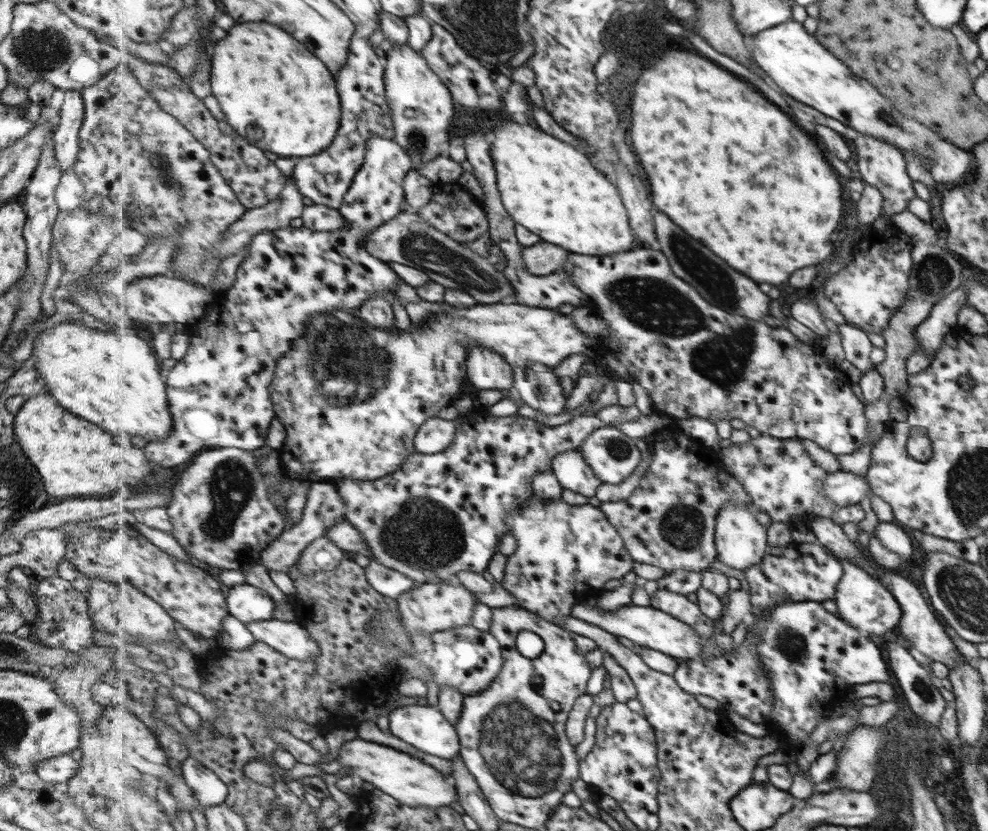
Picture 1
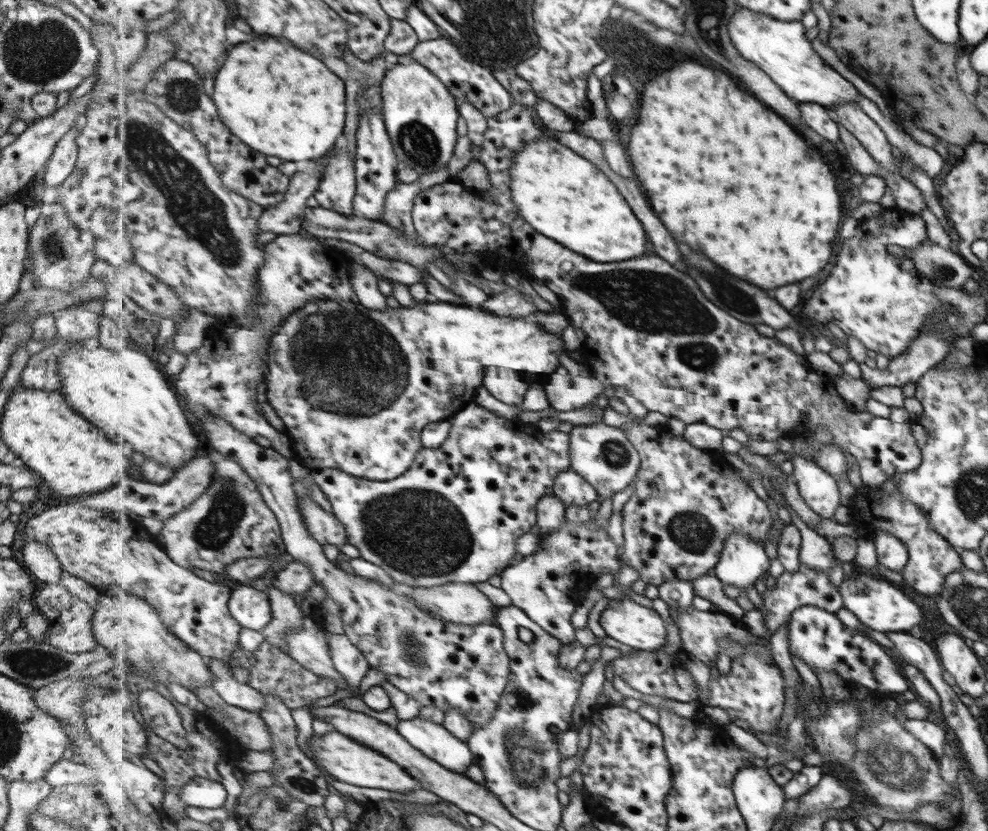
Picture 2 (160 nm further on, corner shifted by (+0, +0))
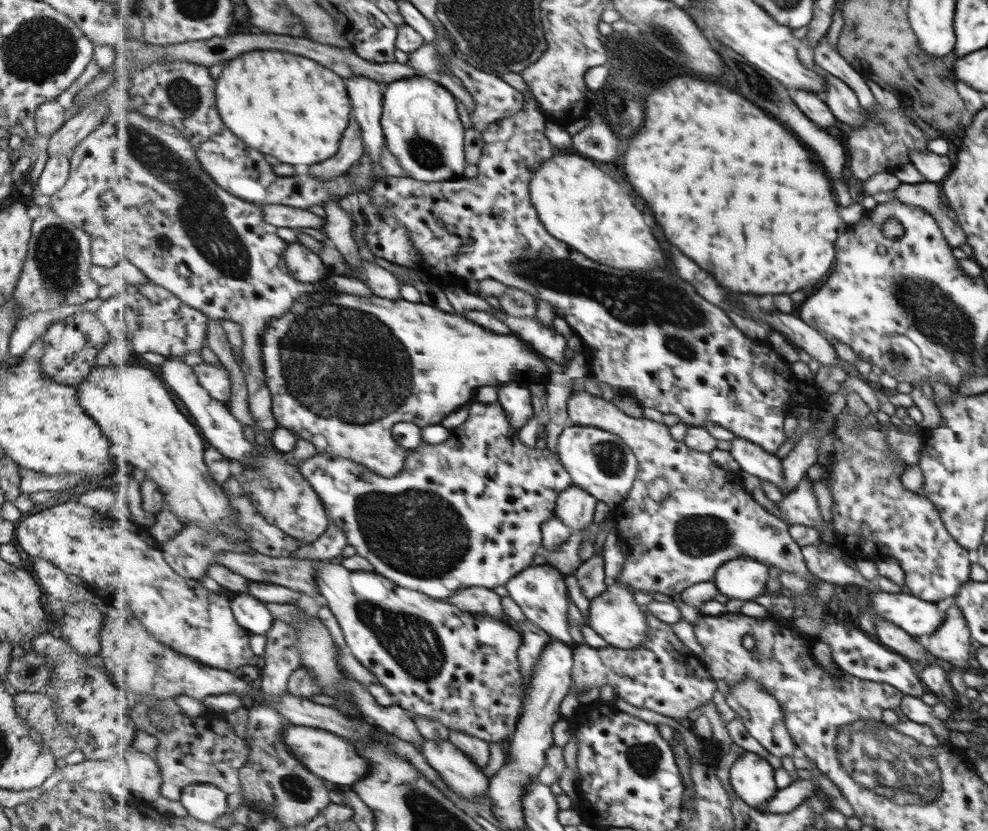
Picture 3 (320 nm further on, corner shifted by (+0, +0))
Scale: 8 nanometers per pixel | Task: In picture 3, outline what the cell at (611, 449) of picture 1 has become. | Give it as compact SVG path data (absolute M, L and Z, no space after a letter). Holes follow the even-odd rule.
M570 423L559 437L557 451L574 484L606 502L611 509L624 502L638 478L640 461L633 449L620 435L601 427Z

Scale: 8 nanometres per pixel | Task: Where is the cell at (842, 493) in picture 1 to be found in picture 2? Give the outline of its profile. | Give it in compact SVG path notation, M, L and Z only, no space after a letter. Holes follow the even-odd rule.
M797 455L790 458L792 462L792 480L796 484L799 496L803 502L812 510L815 515L821 519L832 519L835 508L841 505L839 503L839 493L835 486L836 478L833 475L821 470L813 461L808 461Z

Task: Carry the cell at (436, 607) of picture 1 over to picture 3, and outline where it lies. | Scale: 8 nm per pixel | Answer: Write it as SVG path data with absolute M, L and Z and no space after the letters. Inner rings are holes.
M471 586L460 590L455 598L449 598L447 602L470 613L494 617L505 616L502 597L497 592L493 592L493 589L485 587Z

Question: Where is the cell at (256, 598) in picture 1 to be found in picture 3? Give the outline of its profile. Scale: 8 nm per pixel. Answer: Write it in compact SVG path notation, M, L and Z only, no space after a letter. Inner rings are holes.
M239 592L232 599L233 614L236 615L237 622L251 634L265 635L276 621L267 610L266 603L252 594Z

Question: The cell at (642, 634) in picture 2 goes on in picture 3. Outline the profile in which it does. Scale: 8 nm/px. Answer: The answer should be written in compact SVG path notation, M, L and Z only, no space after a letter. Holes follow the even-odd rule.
M611 581L608 589L591 600L589 608L589 626L598 633L608 644L614 647L631 650L648 640L648 615L645 608L635 603L631 586L624 582Z

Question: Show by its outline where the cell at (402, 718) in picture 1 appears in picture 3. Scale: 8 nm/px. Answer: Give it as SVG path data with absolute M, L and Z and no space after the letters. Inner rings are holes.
M433 740L423 741L422 753L428 764L439 772L441 779L463 799L477 799L483 797L489 791L490 780L483 774L479 765L473 760L472 756L465 755L465 752L456 744L447 741L433 742Z

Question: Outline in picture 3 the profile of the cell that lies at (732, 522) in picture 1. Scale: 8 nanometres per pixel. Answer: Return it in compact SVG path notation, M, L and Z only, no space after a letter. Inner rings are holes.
M745 556L726 562L717 571L715 583L729 599L754 600L767 593L769 566Z

